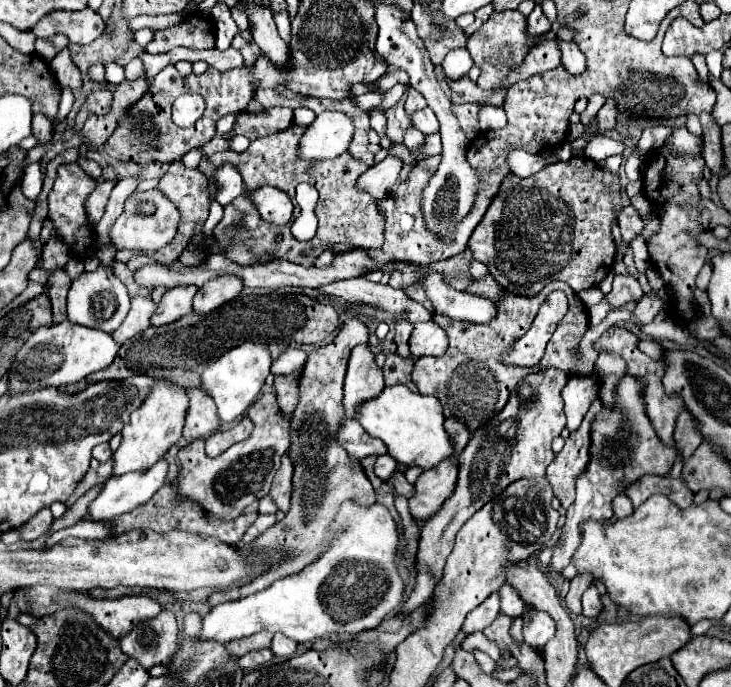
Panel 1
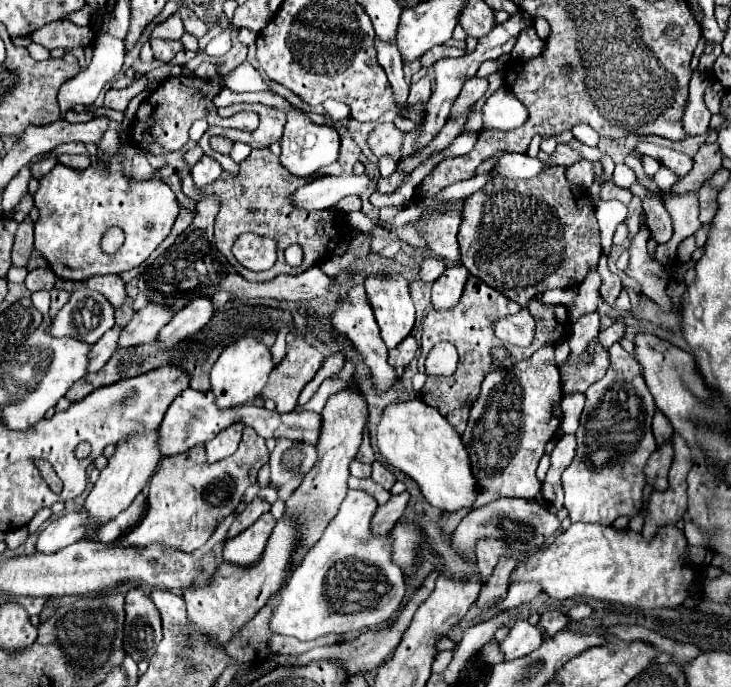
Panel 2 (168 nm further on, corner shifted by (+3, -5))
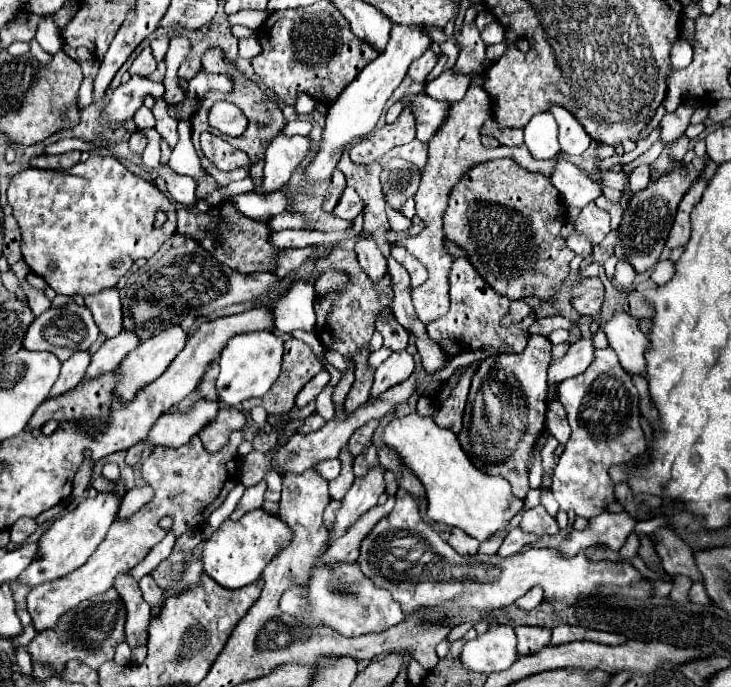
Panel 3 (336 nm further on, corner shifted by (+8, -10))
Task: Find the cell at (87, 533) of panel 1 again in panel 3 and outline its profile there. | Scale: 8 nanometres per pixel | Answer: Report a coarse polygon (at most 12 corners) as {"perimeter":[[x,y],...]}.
{"perimeter":[[151,486],[125,494],[117,520],[131,518],[153,498]]}

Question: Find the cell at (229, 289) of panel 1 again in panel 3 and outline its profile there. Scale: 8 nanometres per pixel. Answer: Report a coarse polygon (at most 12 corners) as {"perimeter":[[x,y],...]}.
{"perimeter":[[179,324],[143,342],[121,362],[123,400],[161,376],[189,340]]}

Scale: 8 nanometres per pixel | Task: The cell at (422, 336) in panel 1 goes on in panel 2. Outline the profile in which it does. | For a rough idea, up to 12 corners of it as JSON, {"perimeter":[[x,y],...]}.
{"perimeter":[[410,335],[402,345],[390,351],[392,367],[408,367],[418,349]]}

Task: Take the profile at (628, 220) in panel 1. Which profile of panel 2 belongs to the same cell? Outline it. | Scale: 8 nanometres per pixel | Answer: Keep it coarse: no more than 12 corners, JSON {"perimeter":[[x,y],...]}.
{"perimeter":[[646,227],[632,237],[626,275],[642,285],[662,310],[671,313],[664,293],[668,273],[646,249]]}

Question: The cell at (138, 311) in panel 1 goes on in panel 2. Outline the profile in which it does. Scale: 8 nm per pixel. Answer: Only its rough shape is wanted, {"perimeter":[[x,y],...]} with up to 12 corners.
{"perimeter":[[120,327],[90,347],[88,373],[96,373],[116,351]]}

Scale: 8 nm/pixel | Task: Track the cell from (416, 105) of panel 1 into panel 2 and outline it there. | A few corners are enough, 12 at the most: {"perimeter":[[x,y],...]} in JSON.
{"perimeter":[[428,75],[410,83],[408,101],[428,101],[432,83]]}

